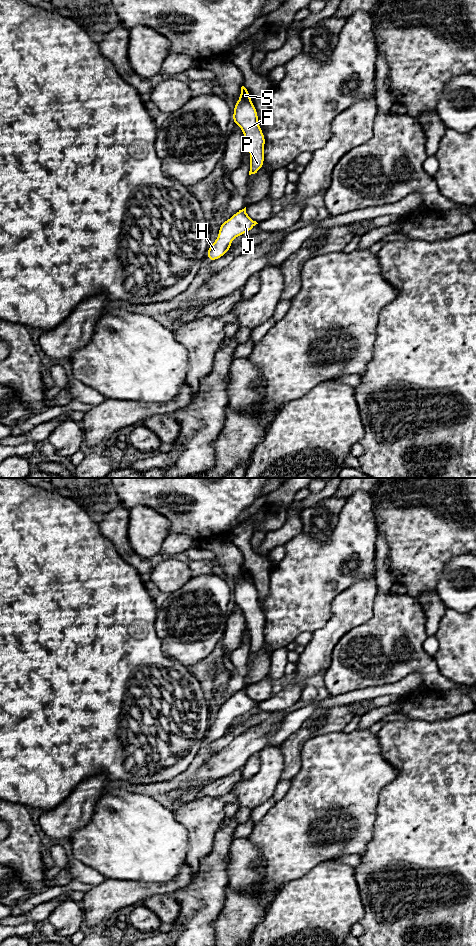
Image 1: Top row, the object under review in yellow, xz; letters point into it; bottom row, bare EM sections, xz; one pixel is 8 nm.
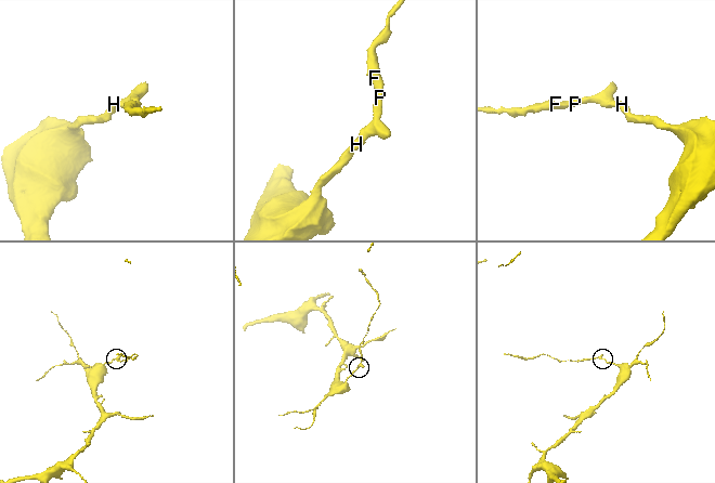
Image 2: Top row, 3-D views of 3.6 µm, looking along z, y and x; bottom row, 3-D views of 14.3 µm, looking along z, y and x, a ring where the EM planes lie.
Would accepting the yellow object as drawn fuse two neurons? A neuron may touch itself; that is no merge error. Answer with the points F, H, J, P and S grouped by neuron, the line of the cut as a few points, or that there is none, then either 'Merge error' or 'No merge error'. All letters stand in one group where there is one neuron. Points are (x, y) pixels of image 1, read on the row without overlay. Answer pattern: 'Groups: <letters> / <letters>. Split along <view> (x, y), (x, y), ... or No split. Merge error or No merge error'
Groups: F H J P S. No split. No merge error

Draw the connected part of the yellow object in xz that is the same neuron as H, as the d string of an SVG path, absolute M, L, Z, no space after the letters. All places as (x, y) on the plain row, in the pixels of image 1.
M246 687L236 692L227 701L221 703L218 718L209 725L207 739L214 741L224 736L231 729L232 720L249 712L256 704L258 703L247 695Z

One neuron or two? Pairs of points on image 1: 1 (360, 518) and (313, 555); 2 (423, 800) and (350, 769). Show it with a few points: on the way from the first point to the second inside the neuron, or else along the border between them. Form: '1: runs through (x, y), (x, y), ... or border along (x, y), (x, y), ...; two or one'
1: runs through (349, 530), (325, 554); one
2: border along (387, 761), (398, 775), (380, 791), (376, 806); two

